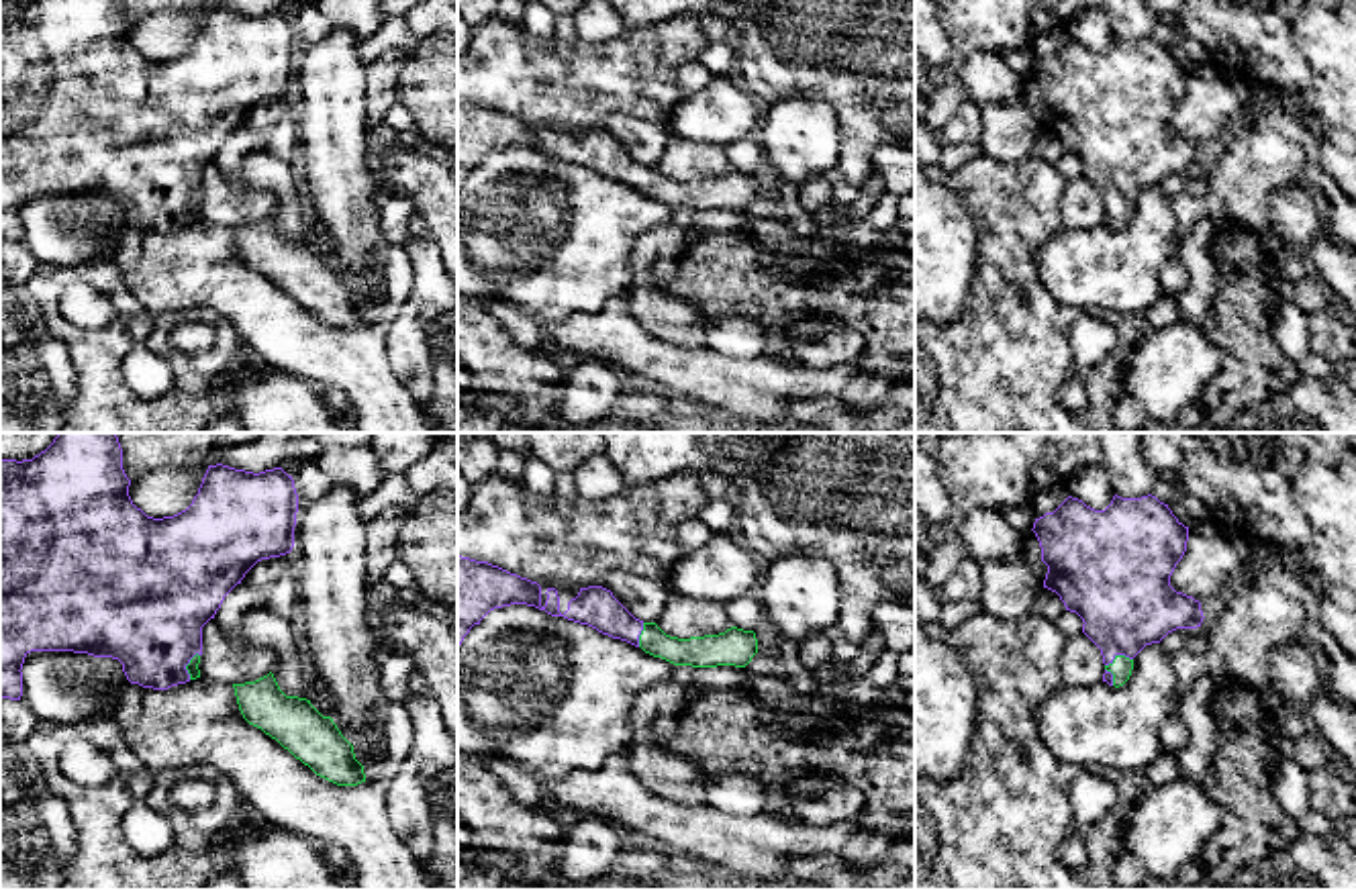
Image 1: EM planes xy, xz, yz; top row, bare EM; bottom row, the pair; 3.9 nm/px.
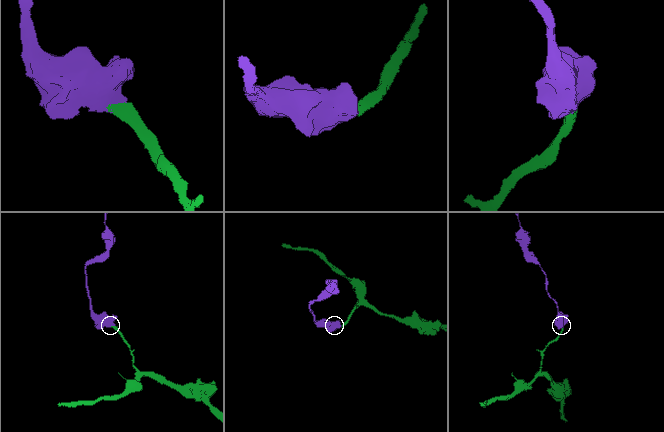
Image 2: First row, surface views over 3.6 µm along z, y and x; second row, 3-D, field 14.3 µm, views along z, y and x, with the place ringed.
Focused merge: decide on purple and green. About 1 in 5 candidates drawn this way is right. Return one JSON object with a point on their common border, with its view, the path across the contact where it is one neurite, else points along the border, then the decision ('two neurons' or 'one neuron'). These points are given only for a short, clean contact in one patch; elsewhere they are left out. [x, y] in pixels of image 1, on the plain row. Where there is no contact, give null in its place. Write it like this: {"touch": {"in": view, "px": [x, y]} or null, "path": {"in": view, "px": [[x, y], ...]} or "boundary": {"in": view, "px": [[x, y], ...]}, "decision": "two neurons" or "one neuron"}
{"touch": {"in": "yz", "px": [1109, 205]}, "path": {"in": "yz", "px": [[1126, 143], [1118, 196], [1109, 205], [1122, 209]]}, "decision": "one neuron"}

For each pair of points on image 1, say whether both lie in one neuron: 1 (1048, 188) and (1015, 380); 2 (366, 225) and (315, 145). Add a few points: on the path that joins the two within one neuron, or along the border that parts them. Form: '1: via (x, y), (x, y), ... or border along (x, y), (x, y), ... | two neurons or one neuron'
1: via (1009, 235), (995, 268), (1007, 290), (1011, 333) | one neuron
2: via (348, 205), (335, 166) | one neuron

